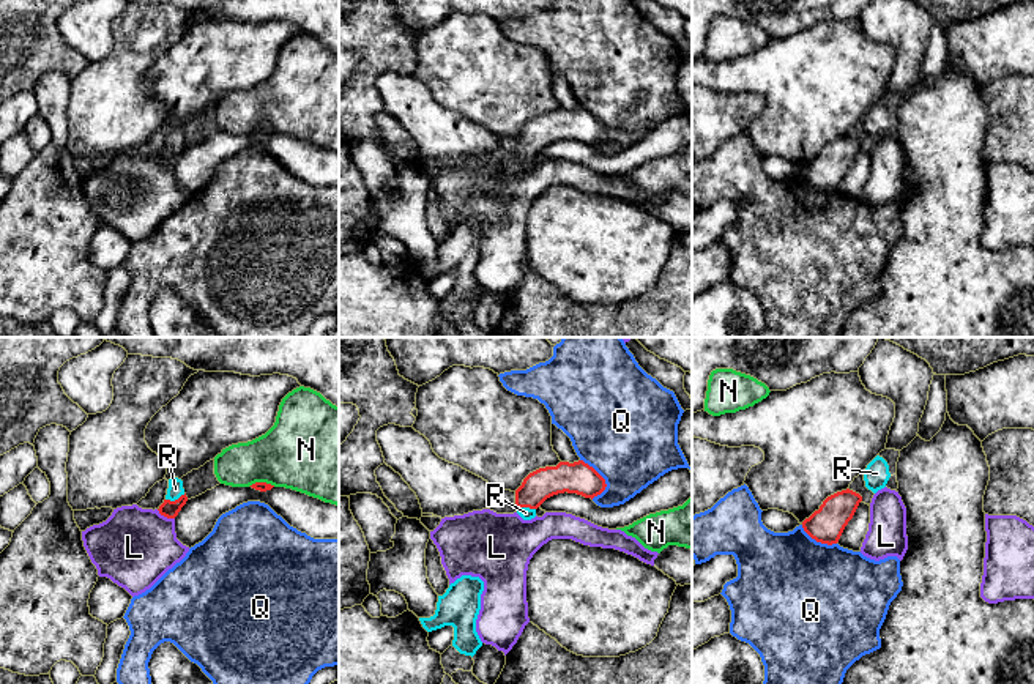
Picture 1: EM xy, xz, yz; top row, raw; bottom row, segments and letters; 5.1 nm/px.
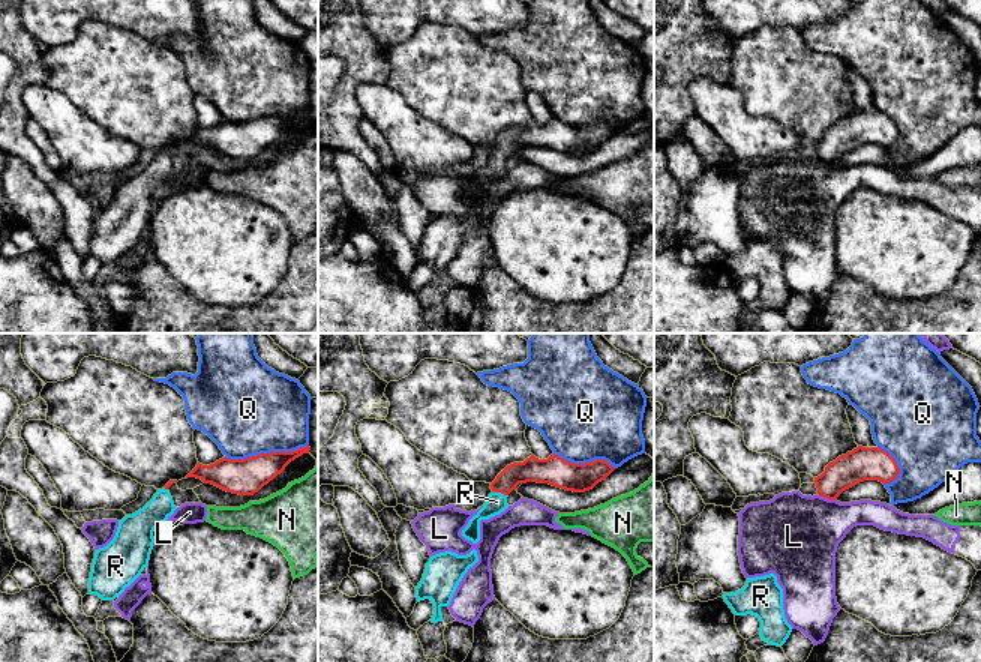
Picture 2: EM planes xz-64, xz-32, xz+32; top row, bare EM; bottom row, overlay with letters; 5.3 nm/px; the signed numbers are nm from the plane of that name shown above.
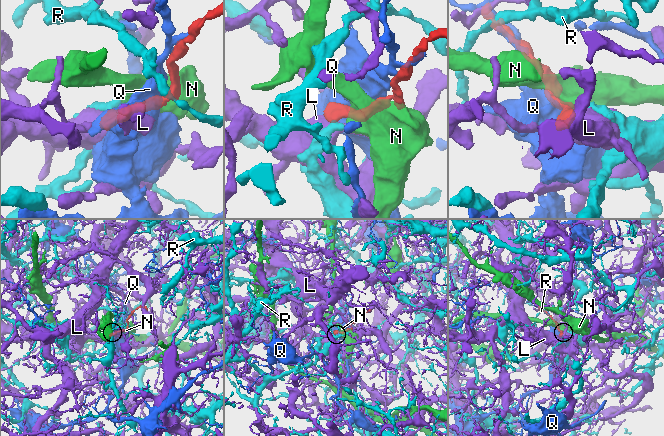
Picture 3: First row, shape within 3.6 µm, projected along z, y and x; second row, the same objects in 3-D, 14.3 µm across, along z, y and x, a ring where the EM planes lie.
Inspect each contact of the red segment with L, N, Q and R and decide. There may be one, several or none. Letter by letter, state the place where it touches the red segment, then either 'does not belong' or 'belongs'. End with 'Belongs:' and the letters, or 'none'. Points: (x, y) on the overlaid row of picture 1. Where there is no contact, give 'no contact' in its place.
L: contact xy (166, 516); does not belong
N: contact xy (264, 483); does not belong
Q: contact xz (602, 478); does not belong
R: contact xy (175, 500); belongs
Belongs: R

